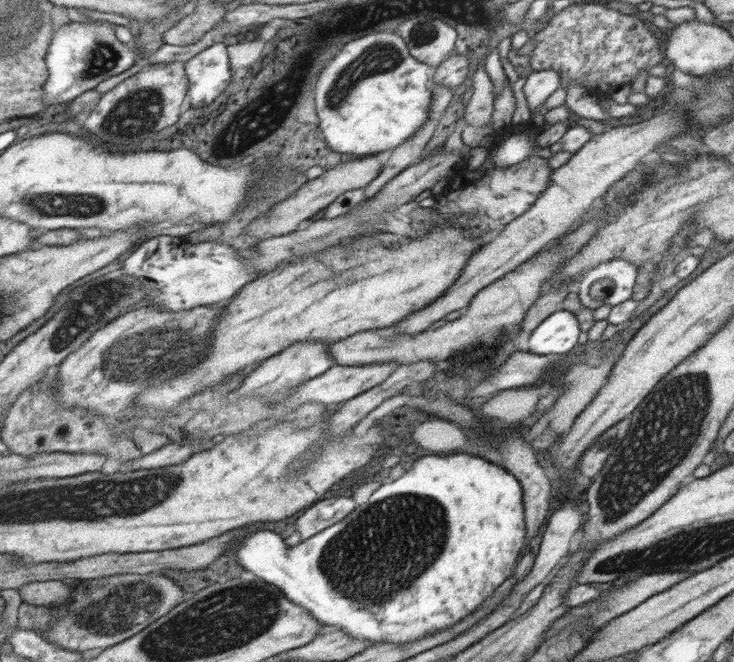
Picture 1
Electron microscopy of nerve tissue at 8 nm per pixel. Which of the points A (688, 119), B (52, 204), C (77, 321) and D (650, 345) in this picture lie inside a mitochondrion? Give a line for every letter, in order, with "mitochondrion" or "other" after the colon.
A: other
B: mitochondrion
C: mitochondrion
D: other

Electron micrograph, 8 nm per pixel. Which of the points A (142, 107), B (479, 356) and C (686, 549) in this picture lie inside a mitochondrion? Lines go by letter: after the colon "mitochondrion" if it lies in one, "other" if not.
A: mitochondrion
B: mitochondrion
C: mitochondrion

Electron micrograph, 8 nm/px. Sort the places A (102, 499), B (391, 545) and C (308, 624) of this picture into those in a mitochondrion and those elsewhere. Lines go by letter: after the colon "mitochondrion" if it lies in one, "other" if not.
A: mitochondrion
B: mitochondrion
C: other

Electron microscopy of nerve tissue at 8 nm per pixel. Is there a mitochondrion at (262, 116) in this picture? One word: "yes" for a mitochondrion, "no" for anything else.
yes

